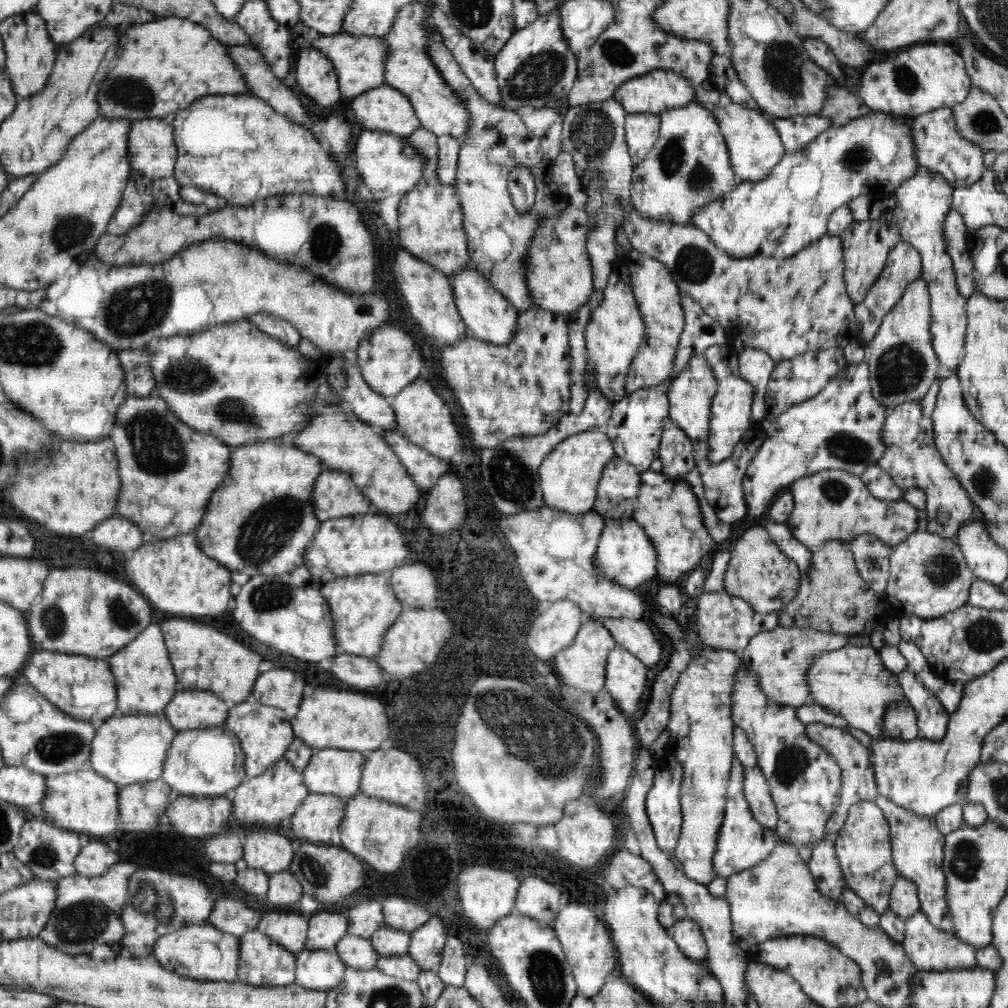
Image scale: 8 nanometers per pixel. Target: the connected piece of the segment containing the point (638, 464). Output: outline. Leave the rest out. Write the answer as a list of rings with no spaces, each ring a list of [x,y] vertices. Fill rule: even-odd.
[[[669,380],[654,387],[640,388],[632,394],[626,394],[622,400],[613,402],[612,414],[604,428],[615,454],[633,464],[638,472],[650,469],[653,460],[659,458],[660,440],[664,424],[669,418]]]

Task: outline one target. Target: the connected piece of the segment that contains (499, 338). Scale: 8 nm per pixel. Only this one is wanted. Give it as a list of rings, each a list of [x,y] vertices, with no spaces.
[[[468,264],[468,267],[455,272],[450,276],[450,281],[456,311],[466,325],[469,336],[500,346],[508,344],[516,336],[520,312],[474,265]]]

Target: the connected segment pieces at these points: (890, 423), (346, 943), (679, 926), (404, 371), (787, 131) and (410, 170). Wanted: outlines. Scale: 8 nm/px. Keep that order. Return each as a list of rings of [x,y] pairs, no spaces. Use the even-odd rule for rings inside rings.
[[[921,400],[889,408],[881,431],[886,450],[878,460],[878,465],[894,479],[902,491],[906,492],[909,488],[924,491],[928,515],[928,524],[924,530],[955,540],[964,522],[978,520],[984,523],[982,513],[976,509],[976,505],[936,449],[932,417],[922,414]]]
[[[348,933],[336,943],[335,950],[346,967],[358,971],[375,969],[380,958],[370,939]]]
[[[690,918],[677,921],[669,930],[678,948],[690,960],[704,960],[707,958],[707,944],[700,926]]]
[[[384,324],[374,332],[370,332],[370,336],[366,336],[359,343],[352,357],[356,366],[360,367],[362,377],[368,386],[374,392],[390,399],[422,374],[424,362],[416,346],[408,334]]]
[[[819,115],[768,119],[776,127],[785,153],[788,154],[794,154],[801,148],[806,148],[817,136],[831,127],[831,120]]]
[[[359,130],[353,154],[355,154],[355,171],[364,186],[370,190],[375,201],[390,198],[390,196],[401,197],[412,190],[423,176],[423,158],[401,136],[378,130]]]

